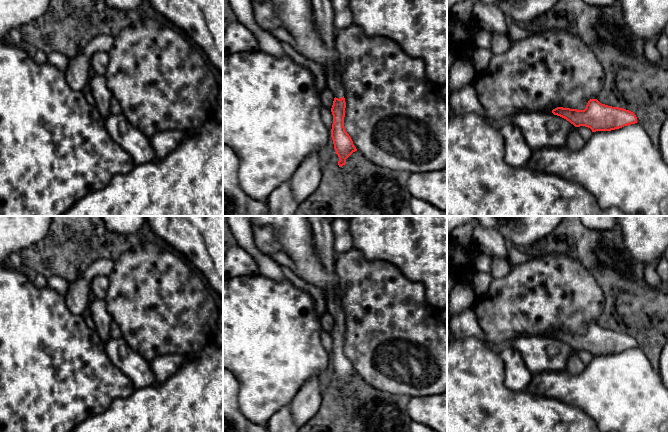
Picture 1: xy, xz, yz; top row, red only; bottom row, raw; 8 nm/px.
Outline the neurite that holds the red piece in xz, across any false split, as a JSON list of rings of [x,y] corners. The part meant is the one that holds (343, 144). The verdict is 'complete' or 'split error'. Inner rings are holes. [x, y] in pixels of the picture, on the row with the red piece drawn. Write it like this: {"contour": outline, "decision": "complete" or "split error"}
{"contour": [[[332,69],[327,70],[326,87],[330,89],[335,96],[331,108],[333,115],[331,137],[333,140],[334,149],[339,157],[338,165],[339,167],[342,167],[346,164],[346,159],[353,152],[357,151],[357,149],[344,127],[346,102],[341,77]]], "decision": "split error"}

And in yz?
{"contour": [[[590,99],[584,110],[557,107],[552,110],[575,127],[585,126],[596,131],[611,131],[637,123],[636,115],[626,109],[612,107]]], "decision": "complete"}

